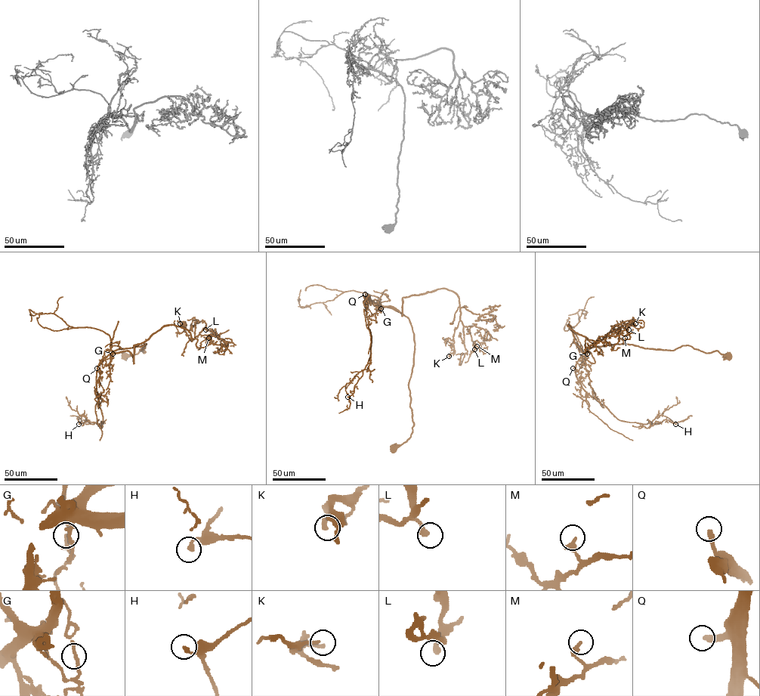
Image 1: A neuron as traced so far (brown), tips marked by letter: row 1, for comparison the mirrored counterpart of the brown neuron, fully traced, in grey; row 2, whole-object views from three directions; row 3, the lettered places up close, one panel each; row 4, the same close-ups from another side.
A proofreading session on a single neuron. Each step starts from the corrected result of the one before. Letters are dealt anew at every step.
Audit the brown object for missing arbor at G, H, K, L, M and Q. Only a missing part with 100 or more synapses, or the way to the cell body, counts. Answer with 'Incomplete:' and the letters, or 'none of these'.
Incomplete: Q

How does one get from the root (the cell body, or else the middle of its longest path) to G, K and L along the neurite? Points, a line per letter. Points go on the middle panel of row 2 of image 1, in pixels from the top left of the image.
G: (393, 448), (410, 437), (413, 425), (409, 382), (413, 363), (414, 335), (406, 317), (390, 307), (381, 308)
K: (393, 448), (412, 431), (415, 341), (409, 320), (382, 306), (402, 315), (403, 297), (452, 291), (449, 356)
L: (393, 448), (412, 431), (415, 341), (409, 320), (382, 306), (402, 315), (403, 297), (452, 290), (474, 349)

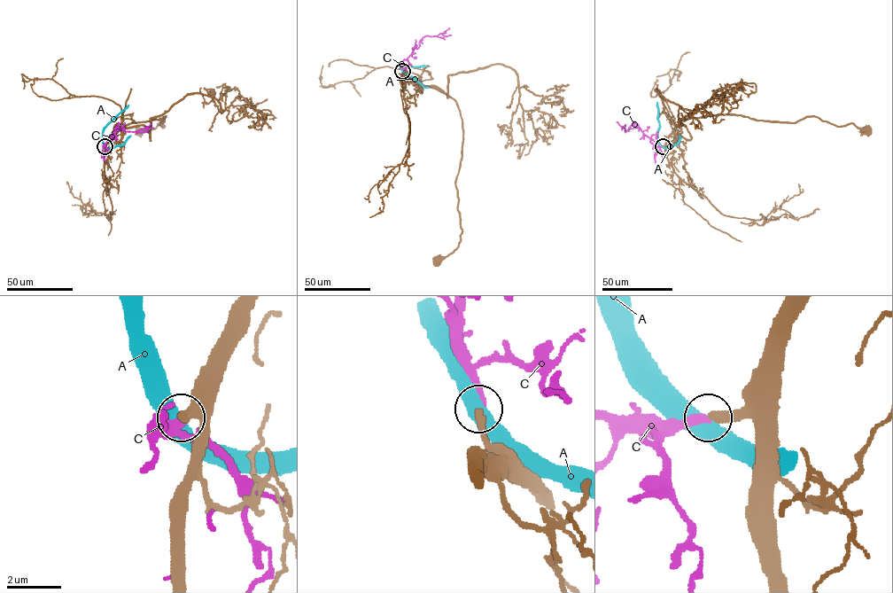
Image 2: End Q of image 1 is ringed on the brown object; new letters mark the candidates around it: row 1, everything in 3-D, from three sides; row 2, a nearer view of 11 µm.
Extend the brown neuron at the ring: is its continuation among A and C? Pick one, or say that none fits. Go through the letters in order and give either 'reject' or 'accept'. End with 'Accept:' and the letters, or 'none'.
A: reject
C: accept
Accept: C

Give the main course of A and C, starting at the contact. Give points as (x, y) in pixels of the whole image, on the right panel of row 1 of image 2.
A: (663, 146), (658, 141), (656, 103)
C: (663, 146), (654, 145), (639, 127), (632, 125), (625, 130), (625, 127)

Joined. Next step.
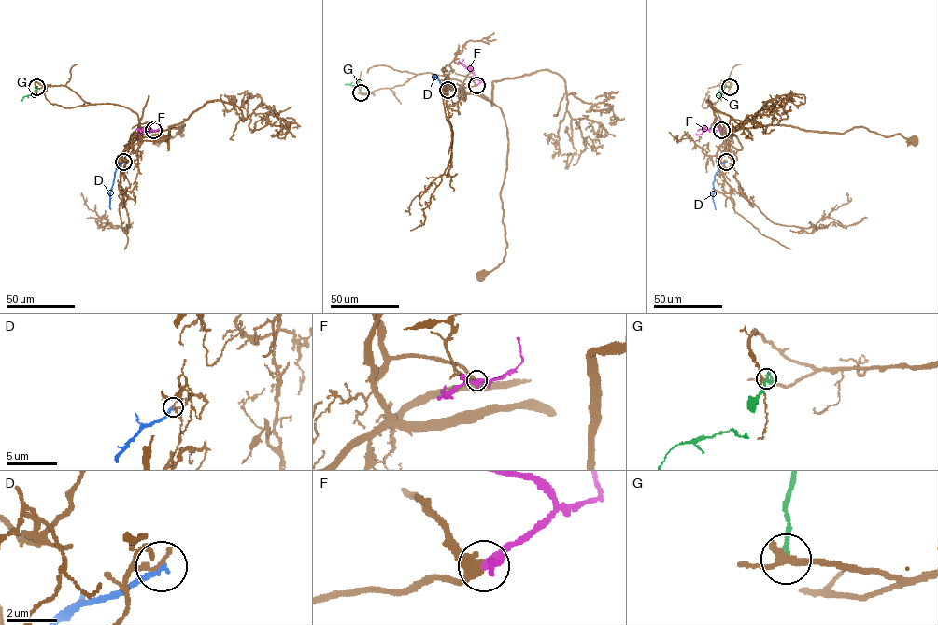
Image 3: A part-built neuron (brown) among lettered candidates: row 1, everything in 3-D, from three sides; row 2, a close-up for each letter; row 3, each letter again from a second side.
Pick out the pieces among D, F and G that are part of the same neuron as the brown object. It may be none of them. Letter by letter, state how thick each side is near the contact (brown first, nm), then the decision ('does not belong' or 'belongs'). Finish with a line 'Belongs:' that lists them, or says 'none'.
D: 200/200 nm | does not belong
F: 360/190 nm | belongs
G: 240/150 nm | does not belong
Belongs: F

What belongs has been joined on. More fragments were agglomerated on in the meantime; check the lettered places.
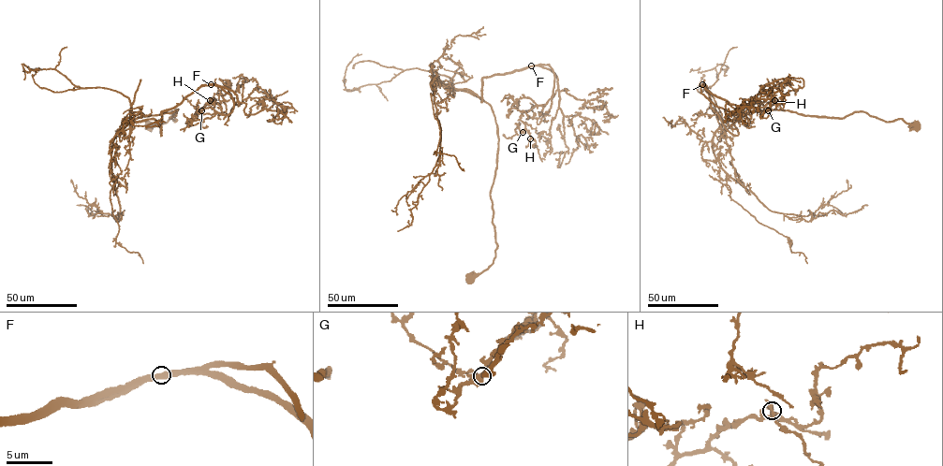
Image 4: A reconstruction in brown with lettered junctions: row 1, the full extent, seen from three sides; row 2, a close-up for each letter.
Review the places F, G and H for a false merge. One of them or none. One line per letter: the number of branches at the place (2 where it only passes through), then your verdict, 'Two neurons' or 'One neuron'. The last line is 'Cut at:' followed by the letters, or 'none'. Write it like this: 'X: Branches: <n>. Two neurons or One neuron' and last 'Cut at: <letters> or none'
F: Branches: 2. One neuron
G: Branches: 3. One neuron
H: Branches: 3. One neuron
Cut at: none

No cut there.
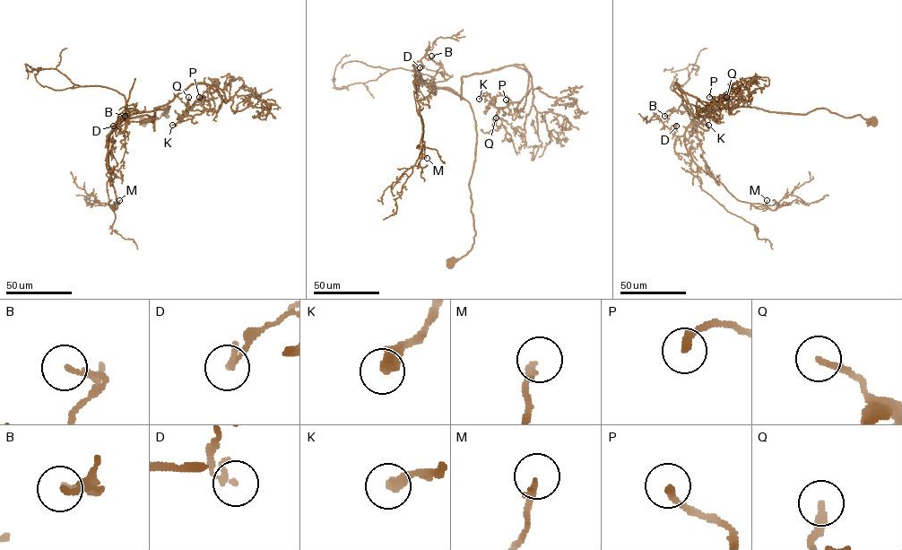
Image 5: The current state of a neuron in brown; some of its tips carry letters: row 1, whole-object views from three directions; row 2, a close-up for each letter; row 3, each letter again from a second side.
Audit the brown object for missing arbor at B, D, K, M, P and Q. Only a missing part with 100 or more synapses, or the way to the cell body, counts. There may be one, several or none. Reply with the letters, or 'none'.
none

